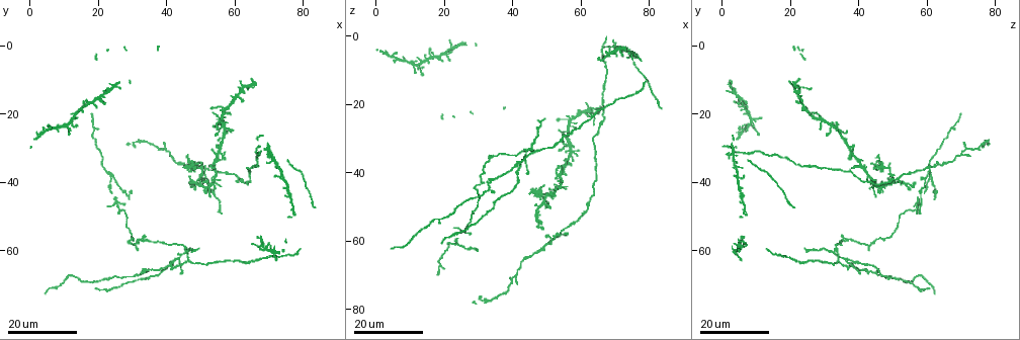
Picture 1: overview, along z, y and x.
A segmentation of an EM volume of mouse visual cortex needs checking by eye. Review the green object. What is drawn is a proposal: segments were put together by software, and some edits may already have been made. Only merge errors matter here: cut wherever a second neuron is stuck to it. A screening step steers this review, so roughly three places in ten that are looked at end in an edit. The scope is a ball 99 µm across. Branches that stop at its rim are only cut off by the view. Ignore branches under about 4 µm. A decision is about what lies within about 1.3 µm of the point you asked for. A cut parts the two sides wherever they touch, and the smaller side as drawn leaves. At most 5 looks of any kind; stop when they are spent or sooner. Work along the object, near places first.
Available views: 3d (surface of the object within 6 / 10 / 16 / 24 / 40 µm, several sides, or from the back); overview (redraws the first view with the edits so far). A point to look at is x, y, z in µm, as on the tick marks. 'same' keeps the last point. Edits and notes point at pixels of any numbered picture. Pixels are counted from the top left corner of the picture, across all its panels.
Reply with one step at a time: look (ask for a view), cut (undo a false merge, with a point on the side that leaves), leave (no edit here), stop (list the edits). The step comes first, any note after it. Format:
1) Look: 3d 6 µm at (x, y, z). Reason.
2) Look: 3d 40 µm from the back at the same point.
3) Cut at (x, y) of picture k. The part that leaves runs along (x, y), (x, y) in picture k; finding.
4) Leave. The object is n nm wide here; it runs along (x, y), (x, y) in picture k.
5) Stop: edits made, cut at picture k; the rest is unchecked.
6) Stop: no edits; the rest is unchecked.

Look: 3d 24 µm at (64.5, 36.5, 36.0).

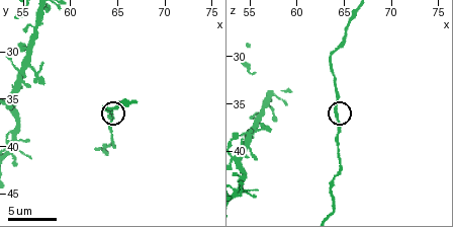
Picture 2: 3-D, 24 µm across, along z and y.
Look: 3d 6 µm at (64.4, 37.0, 36.4). Zoom in.

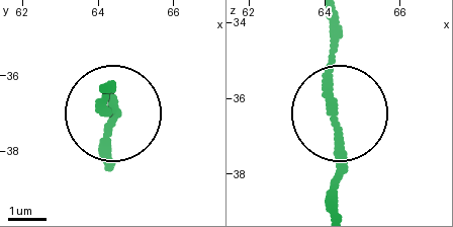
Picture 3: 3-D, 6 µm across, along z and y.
Leave. 3 arms meet here; it runs along (102, 93), (112, 142) in picture 3; continuous, no second neuron.

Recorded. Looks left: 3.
Look: 3d 16 µm at (45.5, 60.0, 33.0). Looks like a crossing.

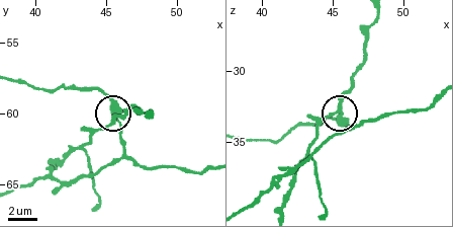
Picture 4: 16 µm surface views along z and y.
Look: 3d 10 µm at the same point. Closer look.

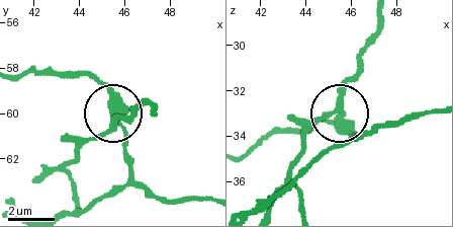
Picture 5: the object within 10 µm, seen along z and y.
Cut at (345, 83) of picture 5. The part that leaves runs along (340, 115), (310, 128), (270, 210) in picture 5; a second neuron is stuck on.

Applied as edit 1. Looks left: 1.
Stop: edits made, cut at picture 5; the rest is unchecked.

